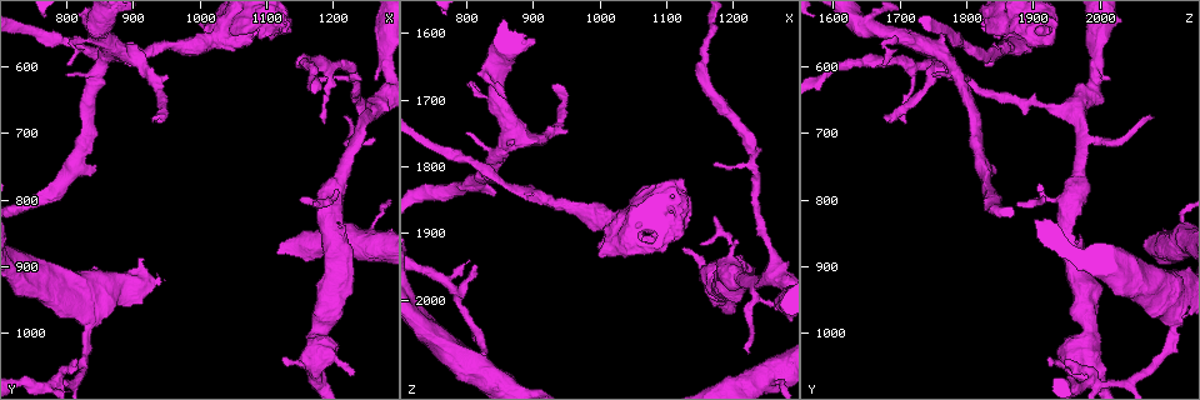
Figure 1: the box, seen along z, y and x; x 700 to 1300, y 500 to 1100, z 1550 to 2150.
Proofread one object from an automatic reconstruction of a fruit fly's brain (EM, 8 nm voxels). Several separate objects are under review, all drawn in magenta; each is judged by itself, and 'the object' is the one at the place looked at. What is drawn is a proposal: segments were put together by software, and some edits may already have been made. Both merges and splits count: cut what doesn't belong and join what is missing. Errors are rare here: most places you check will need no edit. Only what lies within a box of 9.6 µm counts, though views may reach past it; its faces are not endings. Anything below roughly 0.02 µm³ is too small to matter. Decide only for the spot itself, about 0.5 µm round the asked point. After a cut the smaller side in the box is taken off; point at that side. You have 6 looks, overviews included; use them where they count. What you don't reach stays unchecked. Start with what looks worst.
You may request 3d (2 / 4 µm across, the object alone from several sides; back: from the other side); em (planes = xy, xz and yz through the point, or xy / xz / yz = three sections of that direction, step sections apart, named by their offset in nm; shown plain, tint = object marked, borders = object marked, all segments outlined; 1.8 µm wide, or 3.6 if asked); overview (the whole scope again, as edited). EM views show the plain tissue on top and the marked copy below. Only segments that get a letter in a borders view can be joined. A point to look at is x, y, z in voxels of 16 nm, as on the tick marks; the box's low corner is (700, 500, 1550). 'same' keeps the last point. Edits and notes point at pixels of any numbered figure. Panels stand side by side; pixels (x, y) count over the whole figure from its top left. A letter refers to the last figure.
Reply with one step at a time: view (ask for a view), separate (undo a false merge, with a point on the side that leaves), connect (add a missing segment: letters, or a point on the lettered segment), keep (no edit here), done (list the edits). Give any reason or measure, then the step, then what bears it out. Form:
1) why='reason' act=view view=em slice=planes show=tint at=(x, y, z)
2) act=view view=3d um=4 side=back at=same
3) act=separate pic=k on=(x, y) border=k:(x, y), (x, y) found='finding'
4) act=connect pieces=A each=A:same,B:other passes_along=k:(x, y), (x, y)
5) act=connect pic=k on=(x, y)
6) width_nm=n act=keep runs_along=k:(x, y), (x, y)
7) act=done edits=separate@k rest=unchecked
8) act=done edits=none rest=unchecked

why='end of a long branch' act=view view=3d um=4 at=(930, 675, 1680)

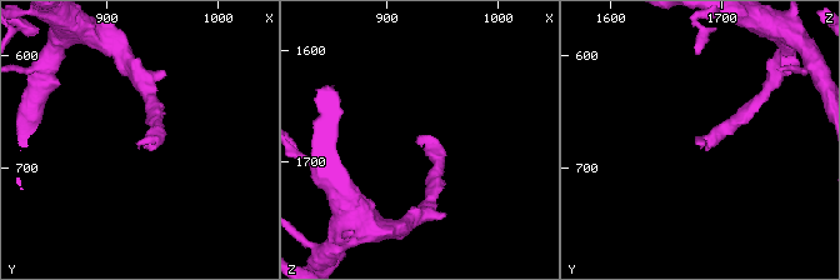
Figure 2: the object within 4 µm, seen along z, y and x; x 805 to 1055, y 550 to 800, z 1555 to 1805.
act=view view=em slice=planes show=borders at=(928, 678, 1676)

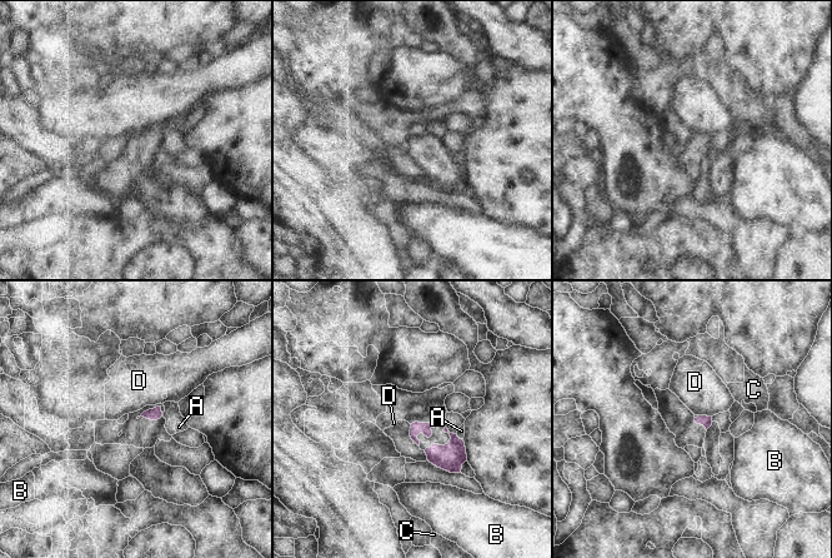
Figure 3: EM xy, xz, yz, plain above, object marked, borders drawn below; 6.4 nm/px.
longest_contact=D:90nm act=keep each=A:other,B:other,C:other,D:other found='none of them fits'

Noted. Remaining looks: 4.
why='three arms meet' act=view view=3d um=4 side=back at=(1235, 720, 1975)

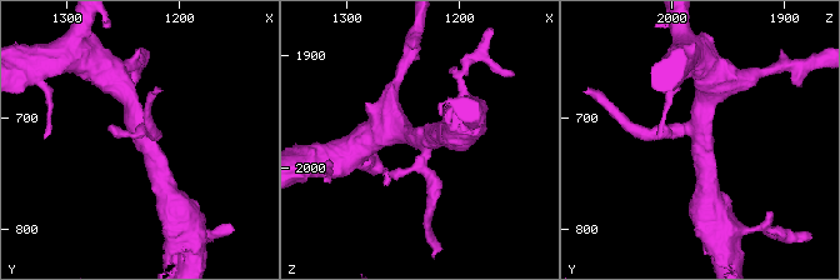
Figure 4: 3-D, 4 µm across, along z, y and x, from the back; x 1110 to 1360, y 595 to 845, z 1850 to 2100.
why='shape alone is not enough' act=view view=em slice=planes show=tint at=(1234, 714, 1974)

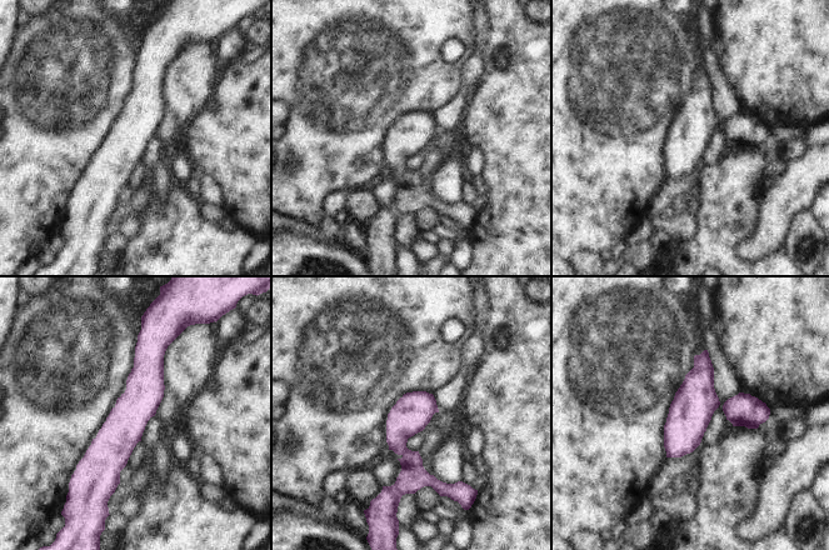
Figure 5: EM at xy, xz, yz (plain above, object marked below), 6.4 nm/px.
act=view view=em slice=planes show=borders at=same

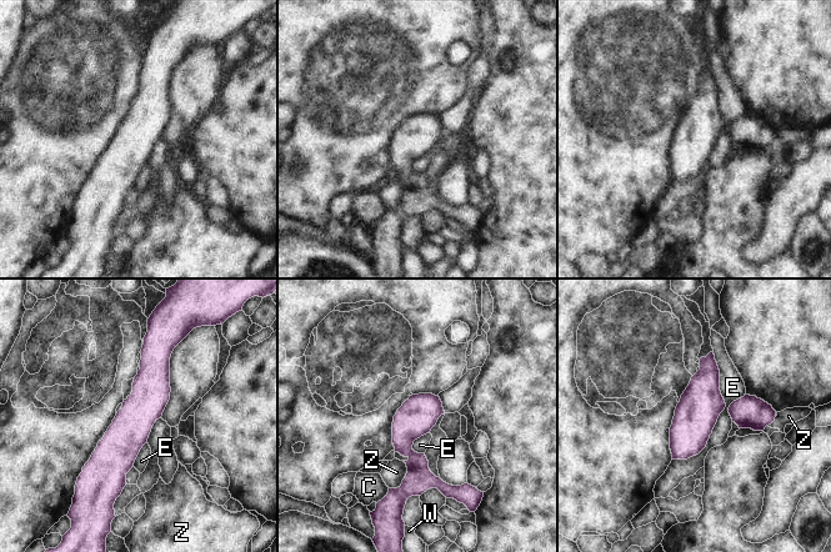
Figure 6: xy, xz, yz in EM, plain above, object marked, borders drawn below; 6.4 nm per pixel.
act=keep each=C:other,E:other,W:other,Z:other border=6:(714, 352), (725, 409), (672, 460) found='continuous, no second neuron'

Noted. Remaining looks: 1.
act=done edits=none rest=unchecked

